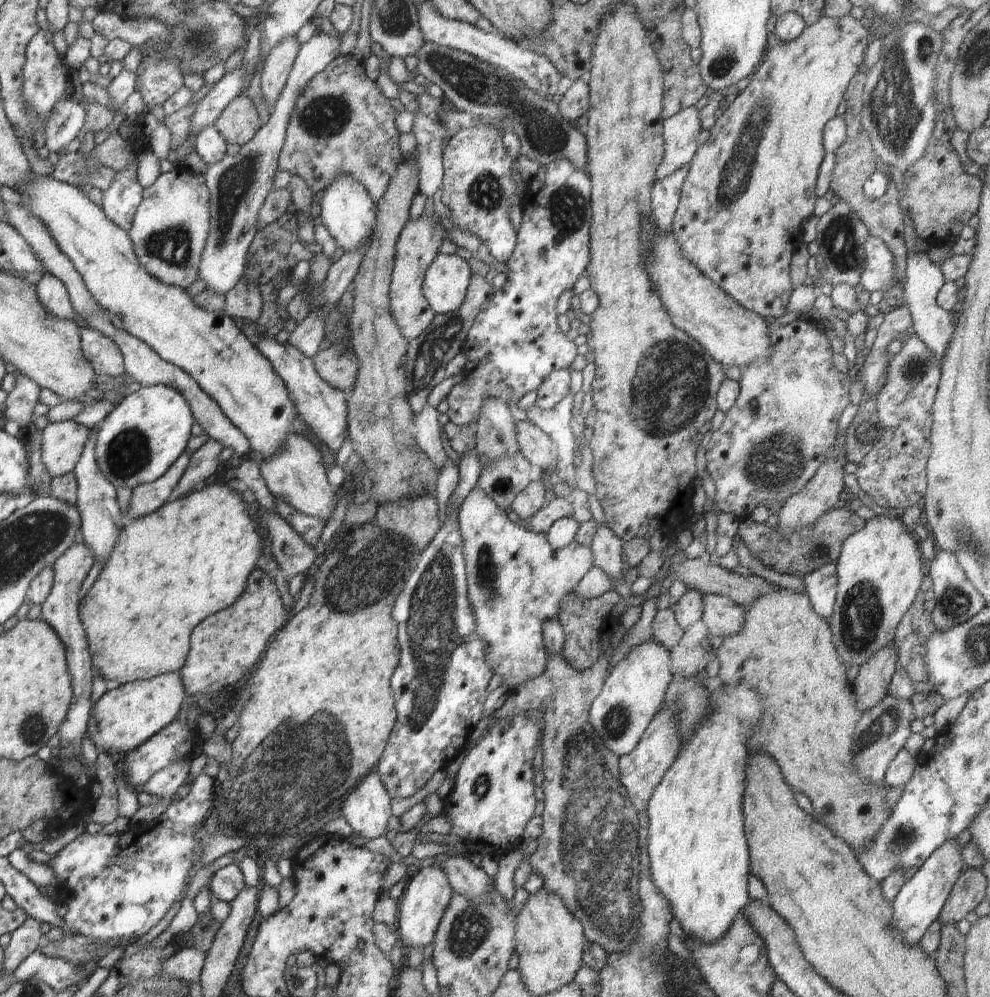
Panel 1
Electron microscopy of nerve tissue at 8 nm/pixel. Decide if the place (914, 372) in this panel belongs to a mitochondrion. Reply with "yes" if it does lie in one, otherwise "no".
yes

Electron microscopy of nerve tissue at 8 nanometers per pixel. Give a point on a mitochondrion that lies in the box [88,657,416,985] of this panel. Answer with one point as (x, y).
(273, 787)

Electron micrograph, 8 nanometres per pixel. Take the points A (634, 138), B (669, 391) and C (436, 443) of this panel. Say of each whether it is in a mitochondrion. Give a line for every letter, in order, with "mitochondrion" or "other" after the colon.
A: other
B: mitochondrion
C: other

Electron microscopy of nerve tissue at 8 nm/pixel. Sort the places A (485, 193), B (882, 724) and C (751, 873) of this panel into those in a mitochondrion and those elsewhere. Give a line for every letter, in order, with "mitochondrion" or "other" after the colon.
A: mitochondrion
B: mitochondrion
C: other

